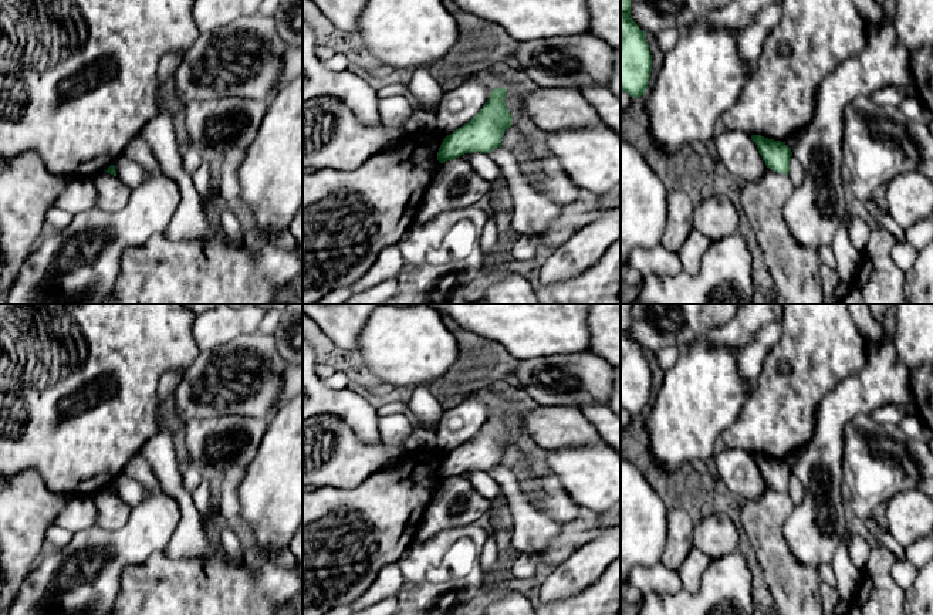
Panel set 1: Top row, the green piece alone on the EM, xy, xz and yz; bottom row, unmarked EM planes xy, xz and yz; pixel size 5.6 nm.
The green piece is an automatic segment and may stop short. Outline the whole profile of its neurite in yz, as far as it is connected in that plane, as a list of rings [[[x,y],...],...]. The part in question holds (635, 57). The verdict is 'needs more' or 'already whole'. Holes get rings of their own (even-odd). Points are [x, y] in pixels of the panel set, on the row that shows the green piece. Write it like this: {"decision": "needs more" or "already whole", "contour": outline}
{"decision": "already whole", "contour": [[[621,0],[621,91],[632,98],[645,95],[650,71],[646,33],[632,20],[631,0]]]}

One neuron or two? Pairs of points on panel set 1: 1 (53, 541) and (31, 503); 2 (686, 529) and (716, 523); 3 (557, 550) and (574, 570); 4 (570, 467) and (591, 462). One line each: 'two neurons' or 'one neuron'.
1: two neurons
2: one neuron
3: two neurons
4: one neuron

